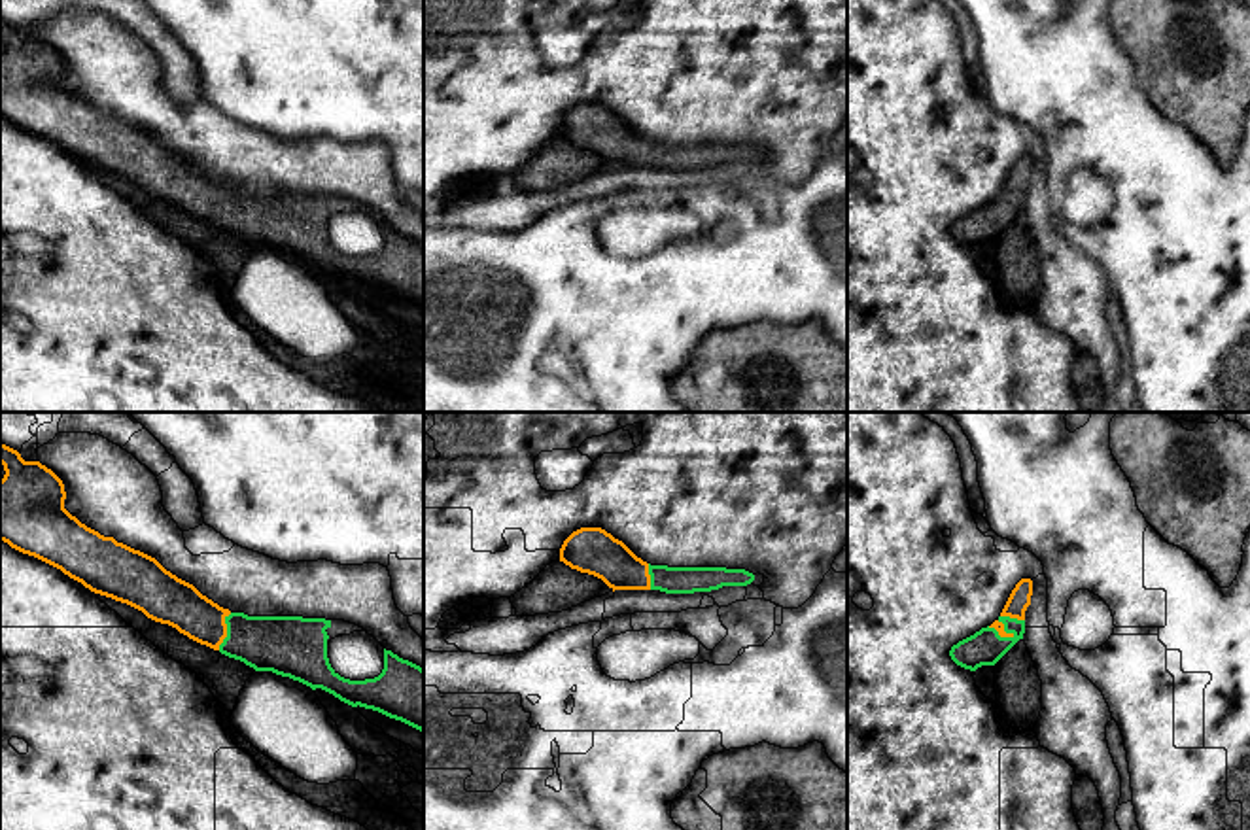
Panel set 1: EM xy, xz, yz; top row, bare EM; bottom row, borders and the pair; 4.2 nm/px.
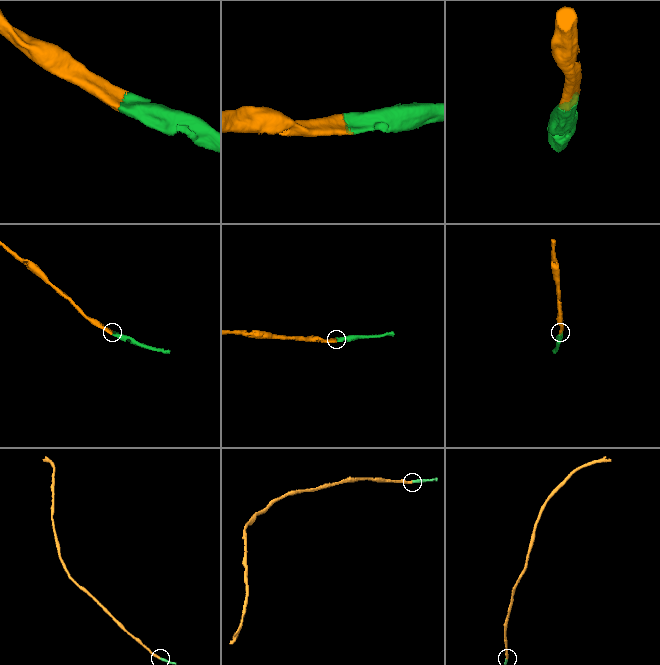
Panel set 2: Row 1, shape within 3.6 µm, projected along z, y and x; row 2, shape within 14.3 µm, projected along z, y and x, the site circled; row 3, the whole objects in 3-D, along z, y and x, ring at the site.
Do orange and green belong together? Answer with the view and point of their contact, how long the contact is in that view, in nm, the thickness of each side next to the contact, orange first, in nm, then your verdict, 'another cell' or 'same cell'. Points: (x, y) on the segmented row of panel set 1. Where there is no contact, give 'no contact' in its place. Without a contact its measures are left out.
xy (225, 632) | 170 nm | 200/240 nm | same cell

